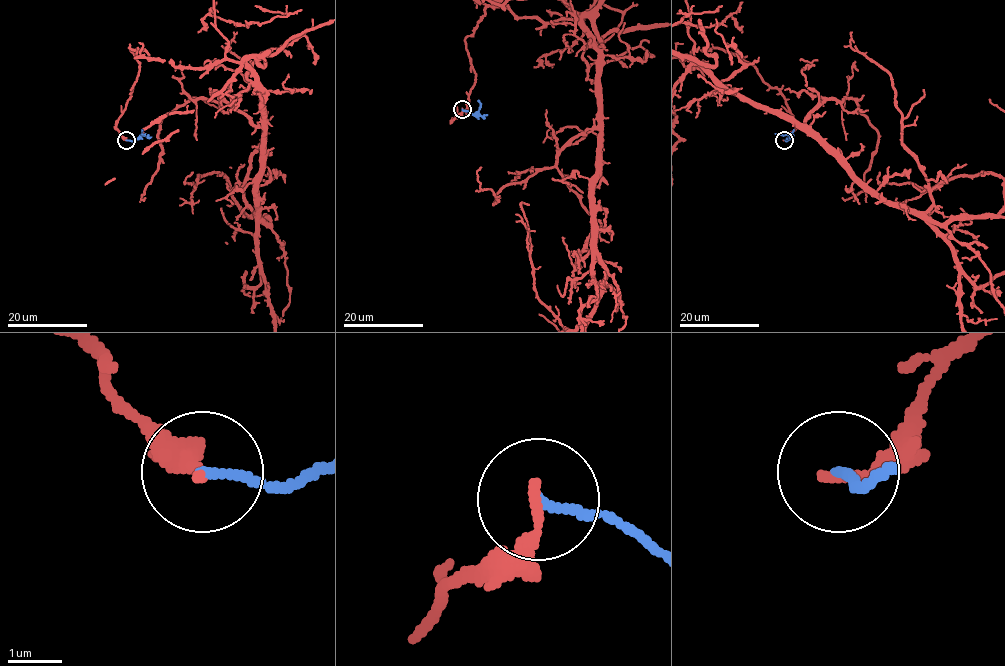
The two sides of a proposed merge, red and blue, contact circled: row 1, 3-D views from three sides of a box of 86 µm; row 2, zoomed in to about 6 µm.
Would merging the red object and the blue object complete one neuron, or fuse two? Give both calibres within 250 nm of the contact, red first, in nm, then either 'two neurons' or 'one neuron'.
calibres 170 and 160 nm; two neurons

